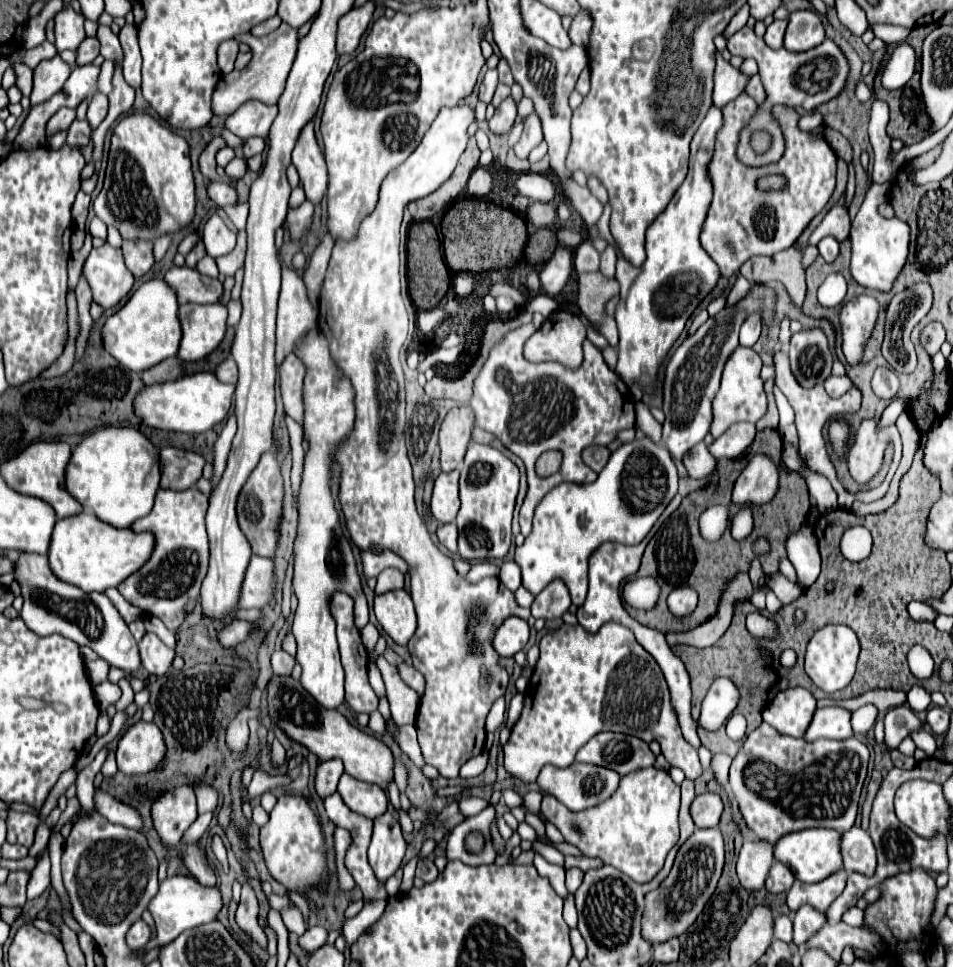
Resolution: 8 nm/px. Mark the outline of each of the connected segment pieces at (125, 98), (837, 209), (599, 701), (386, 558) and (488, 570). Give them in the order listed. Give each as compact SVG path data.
M115 63L115 73L113 73L113 91L109 93L109 113L107 113L107 117L103 119L103 123L99 125L99 129L93 131L93 143L95 143L93 159L95 159L95 161L101 159L103 139L105 139L107 129L113 125L113 121L115 121L121 113L125 113L125 111L131 109L133 99L135 99L135 91L125 83L123 73L121 73L121 65Z
M843 193L841 199L829 209L829 213L817 225L817 229L809 235L807 245L817 245L825 235L833 235L837 241L843 241L849 237L849 227L851 227L851 219L849 219L849 209L845 205L845 193Z
M605 623L597 633L587 633L581 625L561 625L559 629L555 629L553 633L547 633L543 635L541 639L541 657L533 669L533 675L531 675L531 681L529 681L529 687L527 687L527 693L525 693L525 701L527 701L527 707L523 707L523 713L519 717L519 721L515 723L515 727L511 729L511 737L507 741L507 745L503 747L503 755L505 755L505 769L509 775L525 781L525 783L533 783L541 771L543 765L555 765L555 767L569 767L575 759L575 753L579 751L579 747L583 747L593 735L601 733L601 731L615 731L615 733L625 733L625 735L633 735L633 737L639 737L643 741L649 743L649 739L657 739L657 743L661 745L661 753L665 755L665 759L669 761L669 765L673 767L679 767L685 771L685 777L687 779L697 779L701 775L701 763L699 763L699 755L697 755L697 749L693 749L681 735L681 729L679 729L679 721L677 721L677 715L675 715L675 709L671 705L671 695L669 695L669 687L665 683L665 677L657 665L657 661L653 657L649 657L649 653L635 641L635 635L619 625L619 623Z
M365 549L365 551L361 551L361 561L363 561L363 573L365 573L365 577L377 577L387 567L395 567L401 573L407 573L405 561L401 561L401 557L397 557L389 549L383 549L383 551Z
M485 560L472 566L469 573L465 576L465 579L470 583L473 583L474 581L479 581L484 577L497 577L499 572L500 568L498 566Z

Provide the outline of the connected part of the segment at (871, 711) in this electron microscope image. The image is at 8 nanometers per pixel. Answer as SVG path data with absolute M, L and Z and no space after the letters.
M863 705L859 707L857 711L851 713L851 727L853 727L853 733L855 735L865 735L873 723L875 723L875 717L877 717L877 709L873 705Z

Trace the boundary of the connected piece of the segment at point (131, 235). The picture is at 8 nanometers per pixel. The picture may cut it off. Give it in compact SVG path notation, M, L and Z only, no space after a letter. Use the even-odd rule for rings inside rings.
M147 113L125 115L113 129L105 181L103 181L101 193L93 201L93 209L95 209L95 215L105 225L117 227L123 239L155 241L165 233L173 233L189 225L195 215L195 181L193 181L187 141L181 135L171 133L171 129L163 127Z

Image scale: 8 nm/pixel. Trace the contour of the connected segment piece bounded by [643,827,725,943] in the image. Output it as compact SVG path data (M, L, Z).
M717 827L713 829L695 829L695 833L679 847L675 865L663 885L645 897L645 917L643 917L643 933L651 943L661 943L671 937L679 937L689 929L689 925L697 919L697 913L705 907L705 901L713 895L717 881L723 871L725 849L723 837Z

